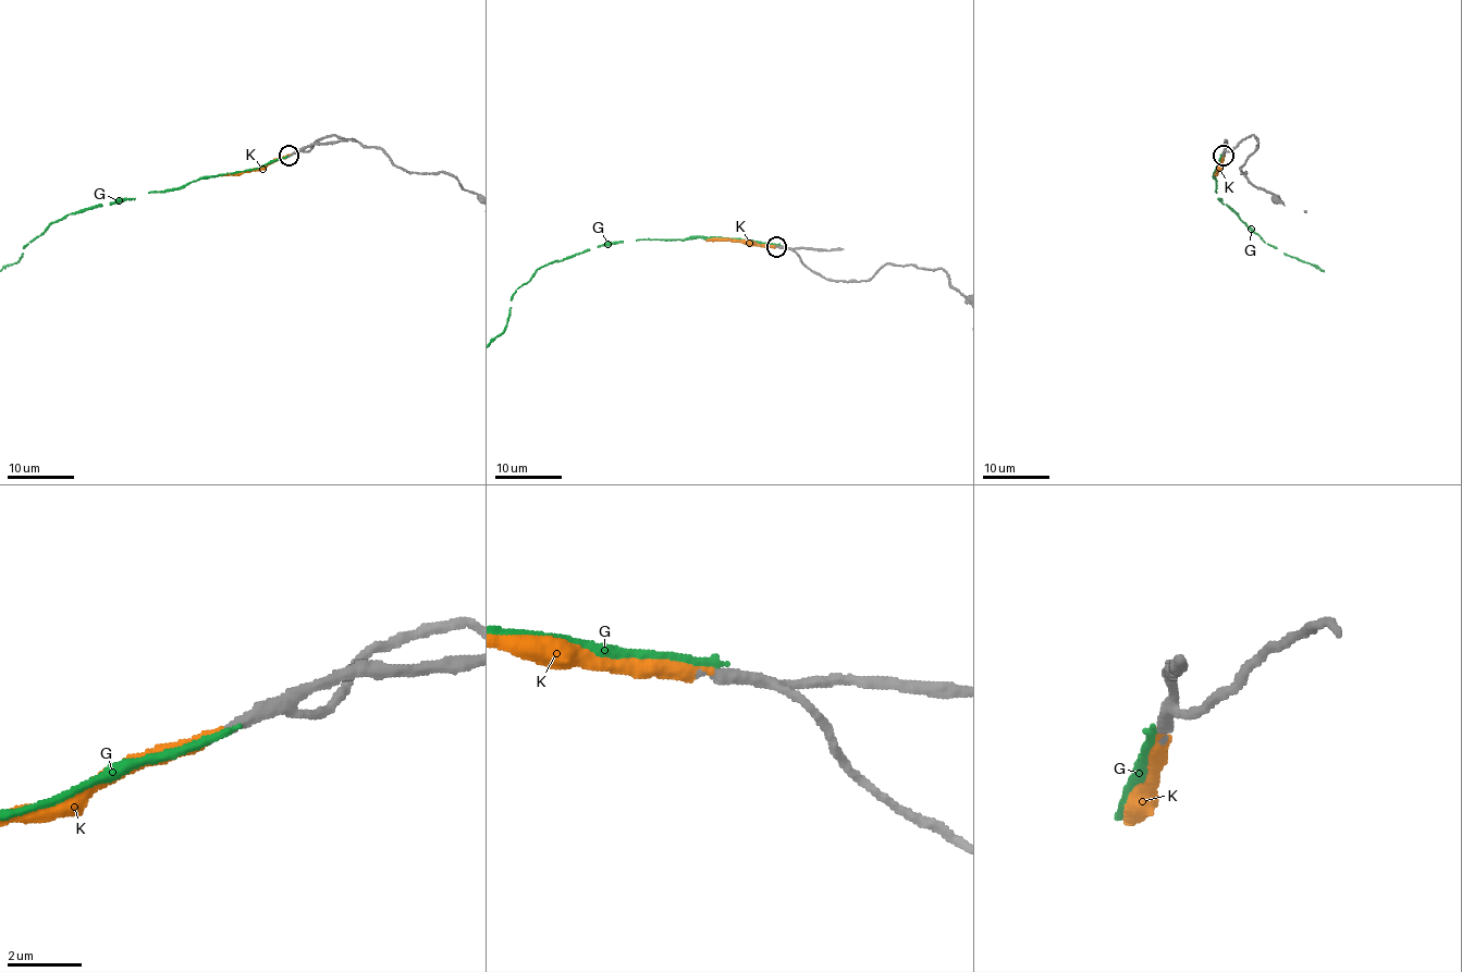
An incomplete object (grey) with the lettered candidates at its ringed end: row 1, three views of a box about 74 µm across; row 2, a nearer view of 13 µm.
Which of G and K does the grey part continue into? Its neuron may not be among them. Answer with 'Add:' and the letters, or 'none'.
Add: K

